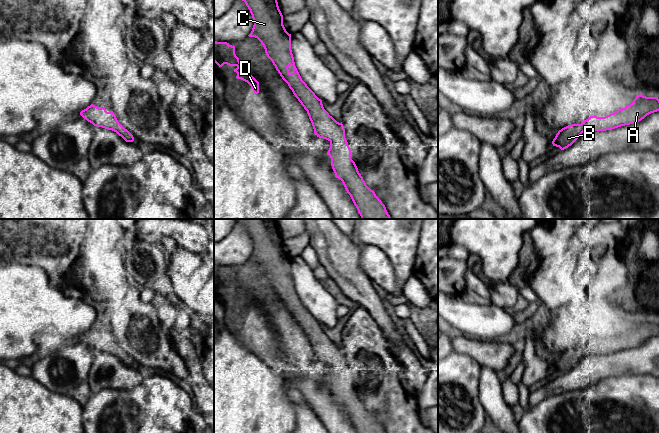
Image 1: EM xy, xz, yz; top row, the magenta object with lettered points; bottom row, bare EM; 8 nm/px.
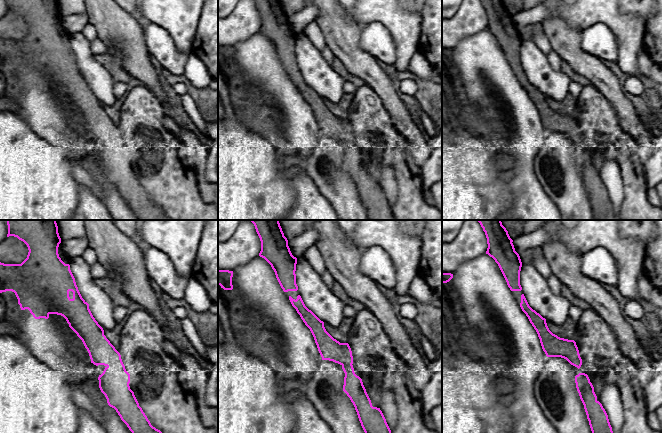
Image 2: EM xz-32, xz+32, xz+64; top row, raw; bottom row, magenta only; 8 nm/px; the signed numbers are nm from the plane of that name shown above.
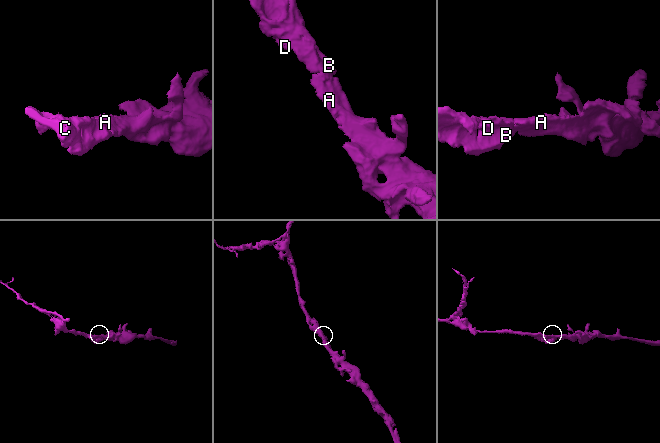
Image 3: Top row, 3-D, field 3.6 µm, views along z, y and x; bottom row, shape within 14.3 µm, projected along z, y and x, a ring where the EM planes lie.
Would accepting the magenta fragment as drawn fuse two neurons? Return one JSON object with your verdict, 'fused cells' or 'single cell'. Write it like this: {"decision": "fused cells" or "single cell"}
{"decision": "single cell"}

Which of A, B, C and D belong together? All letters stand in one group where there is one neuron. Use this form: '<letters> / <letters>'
A B C D

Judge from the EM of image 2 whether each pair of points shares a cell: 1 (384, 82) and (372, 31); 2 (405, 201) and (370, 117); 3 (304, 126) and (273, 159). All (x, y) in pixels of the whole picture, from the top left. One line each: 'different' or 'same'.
1: different
2: same
3: different

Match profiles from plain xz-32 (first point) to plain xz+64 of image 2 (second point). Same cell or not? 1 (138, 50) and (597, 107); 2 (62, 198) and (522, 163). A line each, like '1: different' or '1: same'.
1: different
2: different

